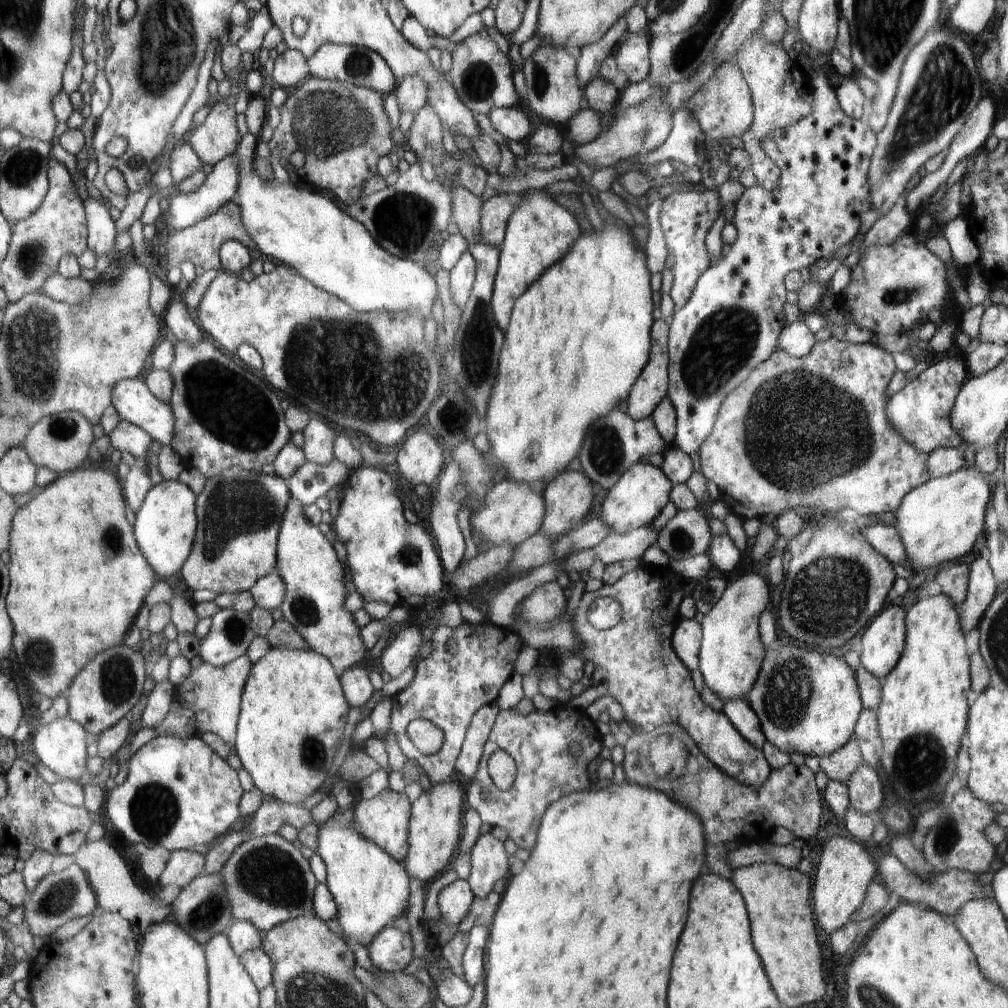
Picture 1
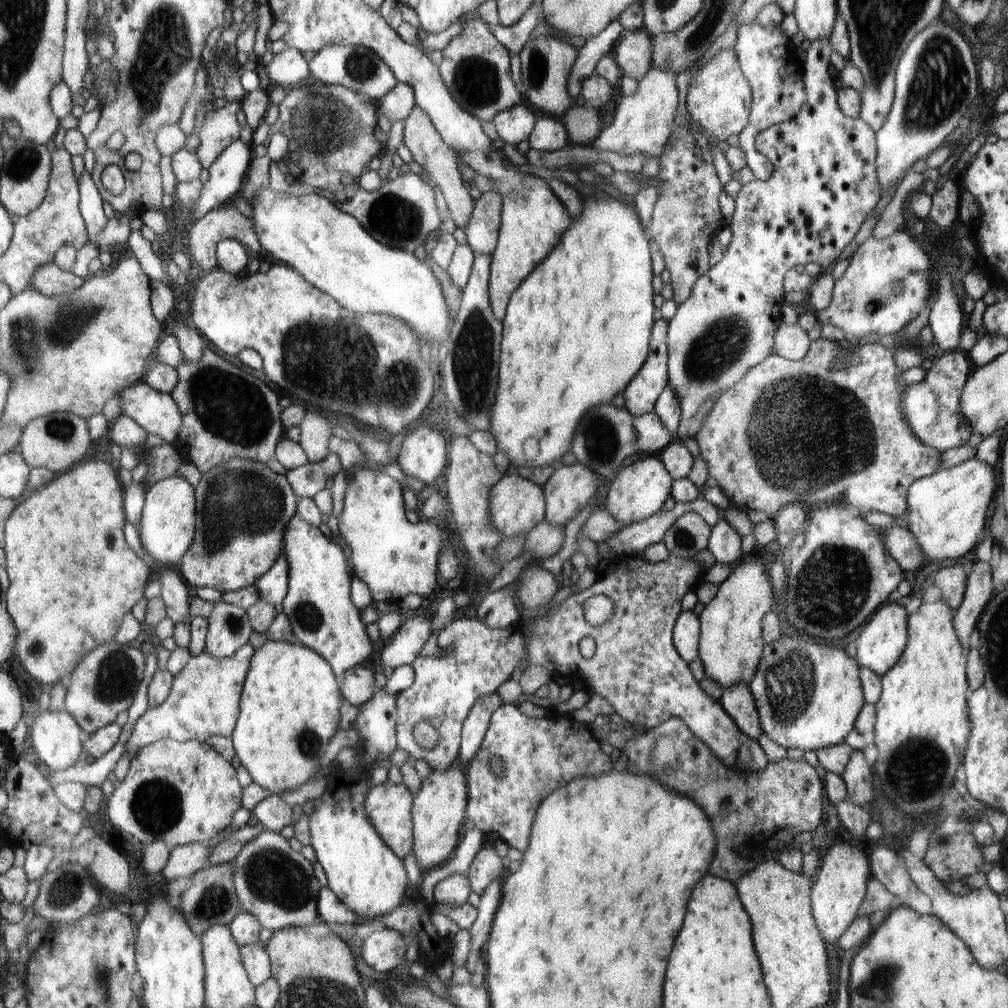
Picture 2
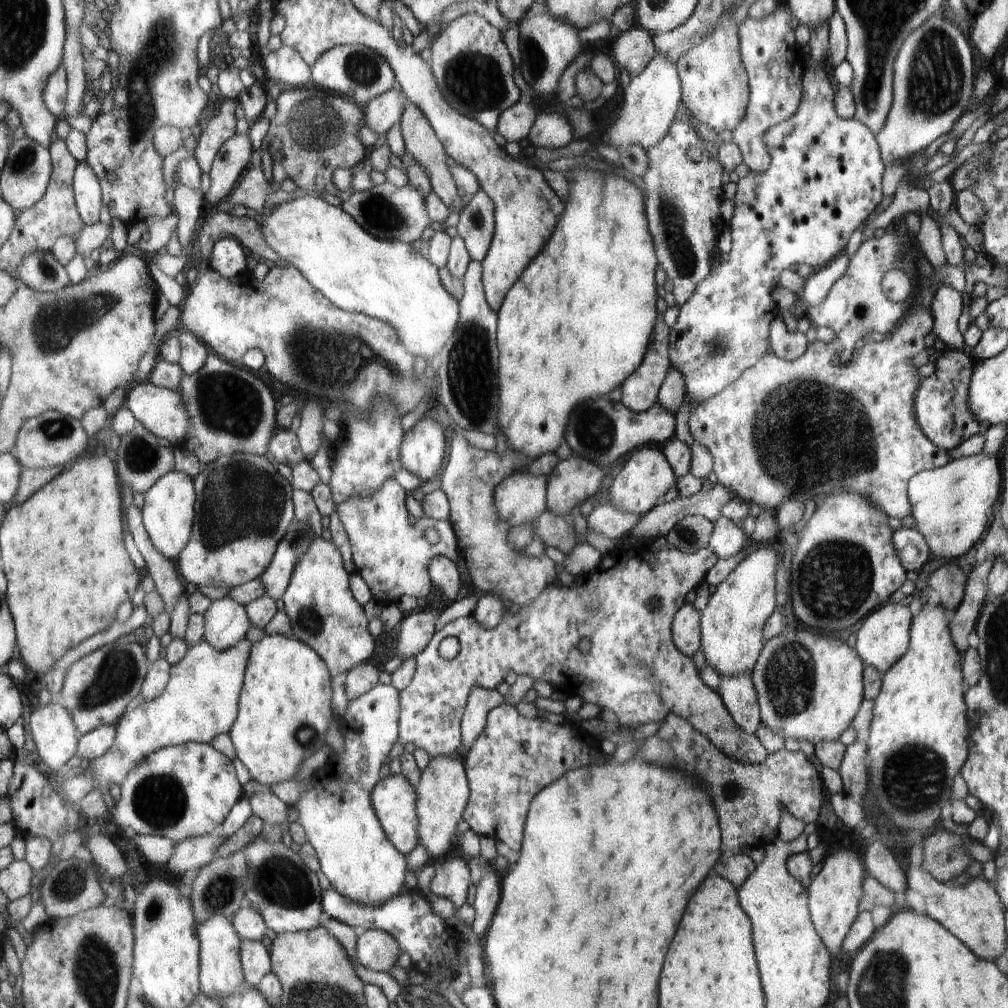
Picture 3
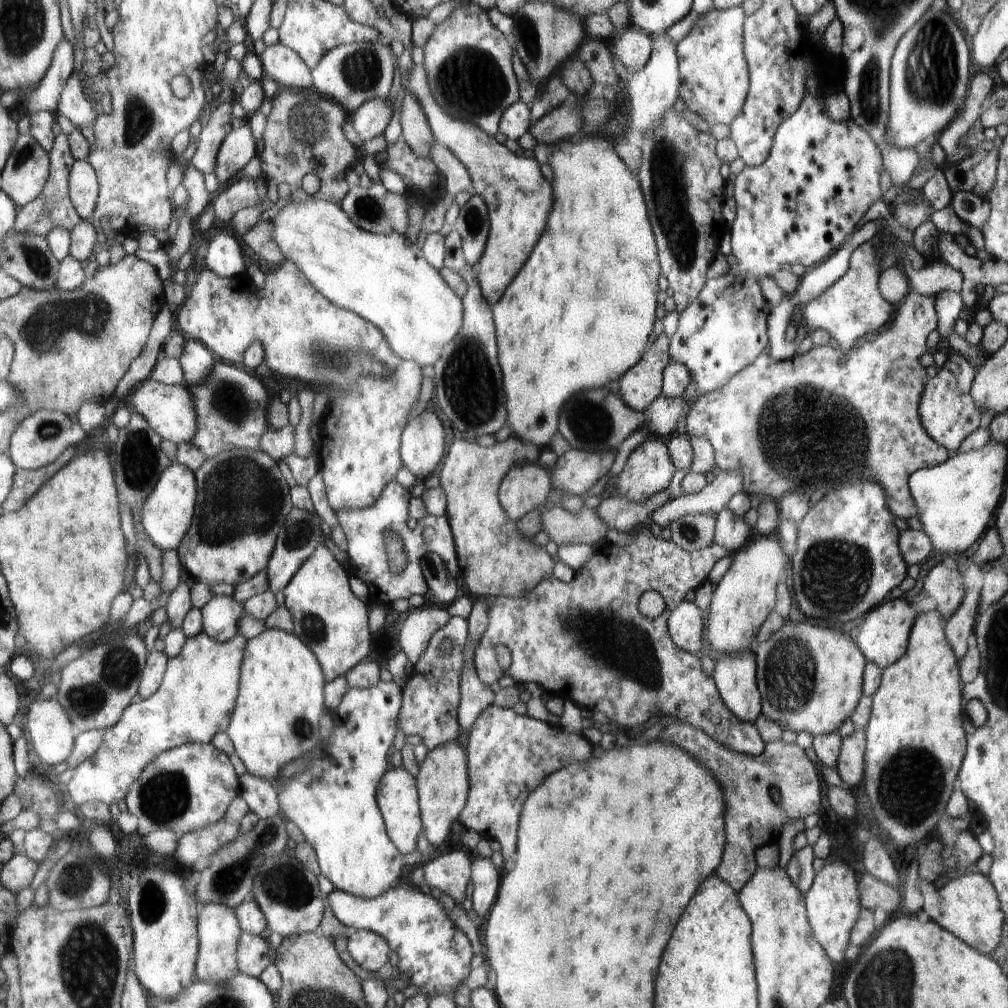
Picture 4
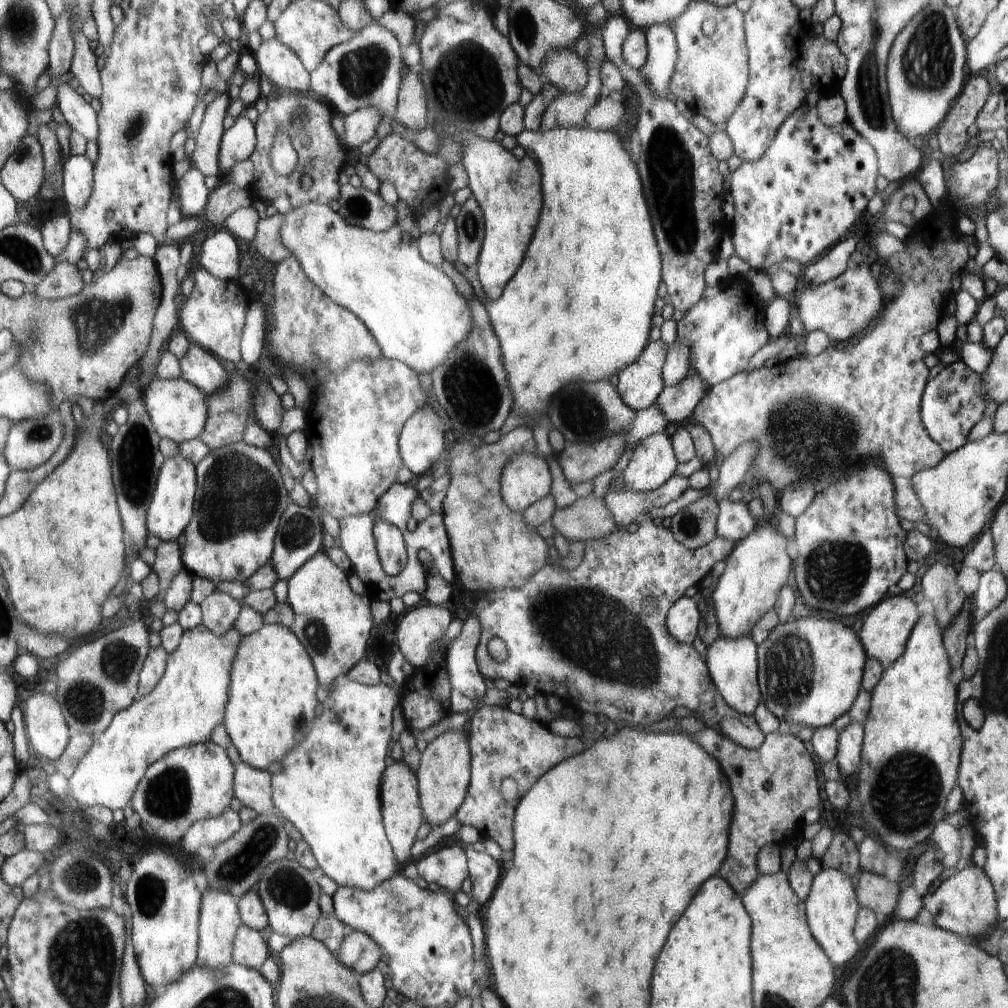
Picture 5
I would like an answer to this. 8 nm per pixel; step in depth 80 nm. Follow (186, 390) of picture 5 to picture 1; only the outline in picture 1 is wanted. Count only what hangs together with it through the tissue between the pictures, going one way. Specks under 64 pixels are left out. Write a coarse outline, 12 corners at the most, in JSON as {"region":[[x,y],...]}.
{"region":[[139,379],[115,388],[124,419],[162,445],[174,442],[175,416]]}

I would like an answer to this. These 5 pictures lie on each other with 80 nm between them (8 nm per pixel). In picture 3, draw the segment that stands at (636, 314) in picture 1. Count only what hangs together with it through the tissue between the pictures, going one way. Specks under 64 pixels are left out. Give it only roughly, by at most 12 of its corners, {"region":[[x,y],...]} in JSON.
{"region":[[566,176],[497,314],[498,424],[537,460],[640,366],[658,260],[640,190]]}

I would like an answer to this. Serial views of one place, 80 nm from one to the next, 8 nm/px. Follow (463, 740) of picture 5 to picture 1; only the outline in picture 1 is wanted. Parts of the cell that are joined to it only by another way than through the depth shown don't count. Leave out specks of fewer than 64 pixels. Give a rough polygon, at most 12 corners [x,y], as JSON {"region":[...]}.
{"region":[[432,784],[411,807],[407,872],[426,888],[460,842],[462,790]]}

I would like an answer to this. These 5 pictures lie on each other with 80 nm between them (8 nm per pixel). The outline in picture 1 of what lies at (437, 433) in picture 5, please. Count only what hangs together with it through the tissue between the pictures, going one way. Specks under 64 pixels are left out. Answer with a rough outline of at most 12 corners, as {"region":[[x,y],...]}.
{"region":[[410,434],[393,466],[408,488],[432,482],[444,466],[436,440]]}

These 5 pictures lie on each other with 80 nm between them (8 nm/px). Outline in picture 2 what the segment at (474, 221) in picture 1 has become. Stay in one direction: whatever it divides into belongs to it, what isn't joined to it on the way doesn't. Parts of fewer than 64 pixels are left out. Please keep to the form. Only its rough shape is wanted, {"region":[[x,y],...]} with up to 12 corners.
{"region":[[416,106],[403,143],[442,190],[448,218],[464,230],[476,200],[458,154]]}

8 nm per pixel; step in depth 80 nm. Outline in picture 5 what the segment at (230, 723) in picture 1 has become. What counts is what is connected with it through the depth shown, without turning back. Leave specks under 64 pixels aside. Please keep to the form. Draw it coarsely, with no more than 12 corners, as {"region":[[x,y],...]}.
{"region":[[184,631],[154,690],[70,779],[84,809],[132,806],[152,763],[211,740],[243,635]]}

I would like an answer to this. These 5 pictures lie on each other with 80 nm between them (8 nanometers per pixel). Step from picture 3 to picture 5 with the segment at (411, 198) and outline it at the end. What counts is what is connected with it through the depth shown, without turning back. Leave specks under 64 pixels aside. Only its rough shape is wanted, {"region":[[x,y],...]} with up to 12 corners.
{"region":[[345,184],[334,202],[350,224],[374,232],[395,226],[379,190]]}

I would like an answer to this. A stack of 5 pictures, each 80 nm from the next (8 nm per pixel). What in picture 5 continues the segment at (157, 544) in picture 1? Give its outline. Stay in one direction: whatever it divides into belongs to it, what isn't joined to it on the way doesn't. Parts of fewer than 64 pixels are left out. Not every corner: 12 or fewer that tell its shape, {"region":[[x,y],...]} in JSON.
{"region":[[165,459],[147,512],[154,542],[174,542],[192,518],[194,464]]}

